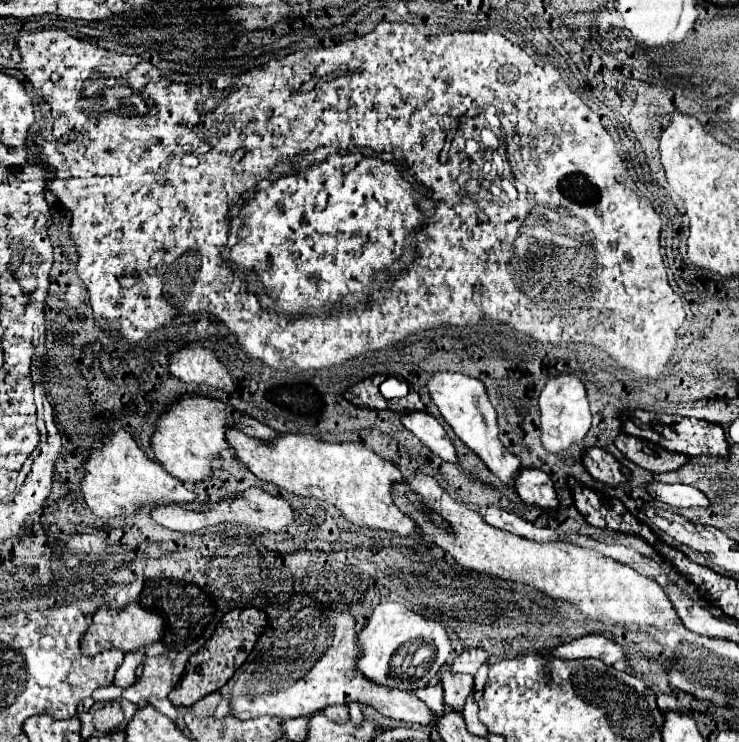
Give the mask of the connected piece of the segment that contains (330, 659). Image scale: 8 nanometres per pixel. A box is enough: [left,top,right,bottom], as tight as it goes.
[230,609,436,725]

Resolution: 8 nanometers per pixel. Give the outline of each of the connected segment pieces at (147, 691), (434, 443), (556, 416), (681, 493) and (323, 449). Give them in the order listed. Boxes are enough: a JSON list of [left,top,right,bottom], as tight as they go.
[[122,655,172,707],[402,413,458,463],[538,375,592,455],[648,483,710,509],[226,429,422,541]]

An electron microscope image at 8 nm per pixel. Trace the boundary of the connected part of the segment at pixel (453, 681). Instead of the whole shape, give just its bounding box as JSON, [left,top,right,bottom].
[442,675,474,713]

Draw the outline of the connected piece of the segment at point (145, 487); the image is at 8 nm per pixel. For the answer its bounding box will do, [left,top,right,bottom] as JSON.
[82,423,196,517]

